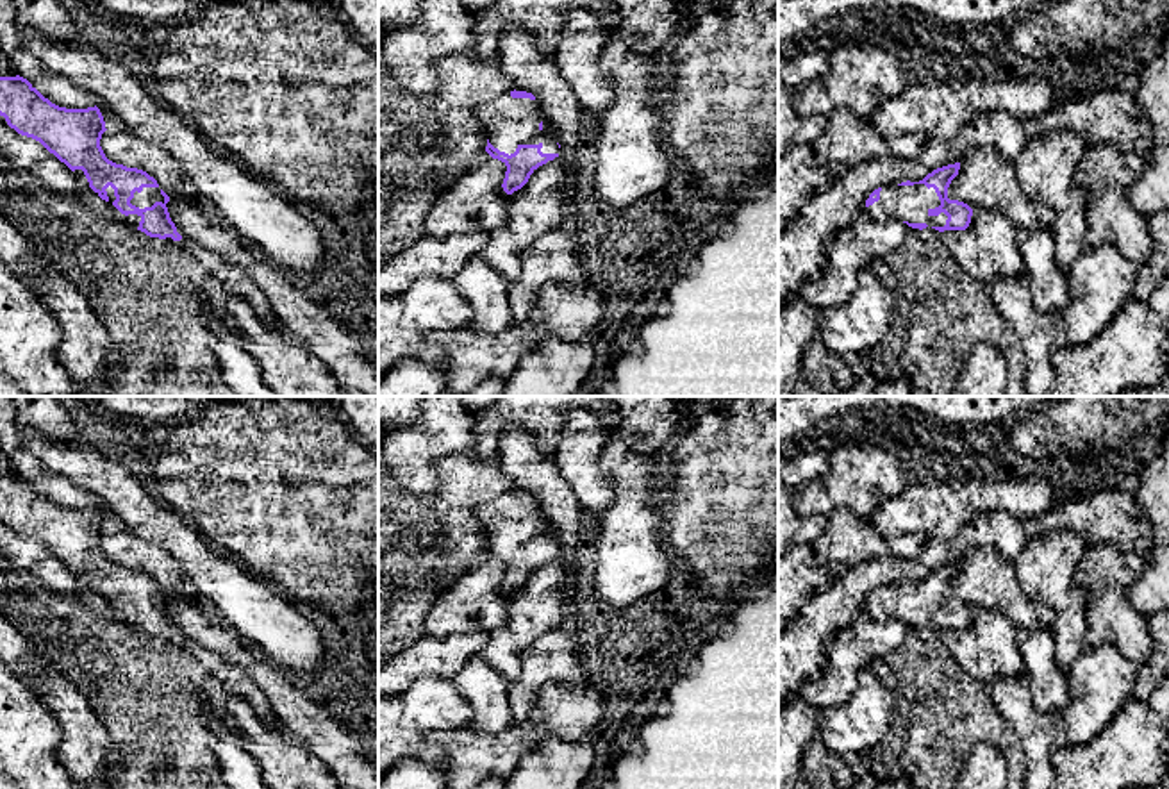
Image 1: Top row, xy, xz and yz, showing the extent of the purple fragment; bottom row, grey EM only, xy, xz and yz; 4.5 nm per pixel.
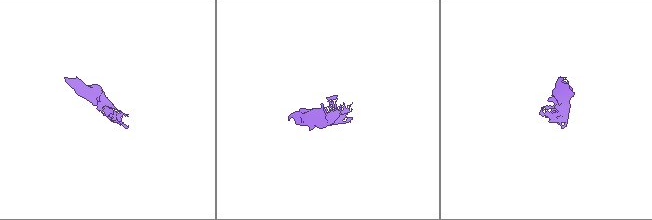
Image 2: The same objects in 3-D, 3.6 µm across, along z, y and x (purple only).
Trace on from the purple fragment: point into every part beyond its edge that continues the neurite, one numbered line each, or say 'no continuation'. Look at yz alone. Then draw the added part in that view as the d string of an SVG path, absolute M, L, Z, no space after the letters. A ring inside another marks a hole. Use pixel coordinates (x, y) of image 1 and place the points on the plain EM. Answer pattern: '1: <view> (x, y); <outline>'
1: yz (911, 604); M924 584L914 586L883 586L880 600L866 607L873 618L894 618L908 623L926 623L928 627L944 627L948 616L930 616L928 610L941 605L941 600L933 587Z

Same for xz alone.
1: xz (509, 522); M510 493L477 507L477 518L489 543L505 553L519 544L543 544L543 553L559 553L557 539L550 534L539 502L512 498Z

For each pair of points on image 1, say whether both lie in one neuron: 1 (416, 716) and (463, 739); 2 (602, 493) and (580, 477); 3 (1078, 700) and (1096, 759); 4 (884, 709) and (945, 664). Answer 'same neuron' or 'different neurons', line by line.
1: different neurons
2: same neuron
3: different neurons
4: different neurons

